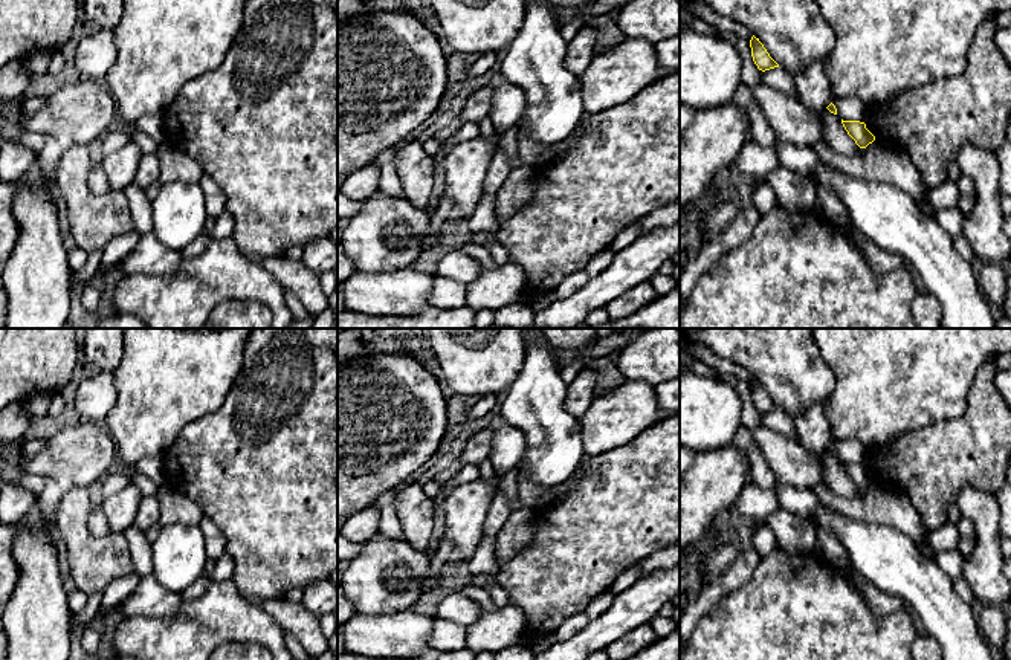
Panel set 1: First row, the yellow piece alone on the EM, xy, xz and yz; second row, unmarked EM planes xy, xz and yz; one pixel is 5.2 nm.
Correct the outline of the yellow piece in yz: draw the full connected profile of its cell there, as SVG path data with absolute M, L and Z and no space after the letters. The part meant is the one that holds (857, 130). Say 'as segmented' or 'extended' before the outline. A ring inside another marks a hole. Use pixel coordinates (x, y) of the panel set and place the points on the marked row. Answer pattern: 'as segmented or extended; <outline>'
as segmented; M841 119L841 124L860 148L866 148L875 141L875 136L866 128L864 122Z

